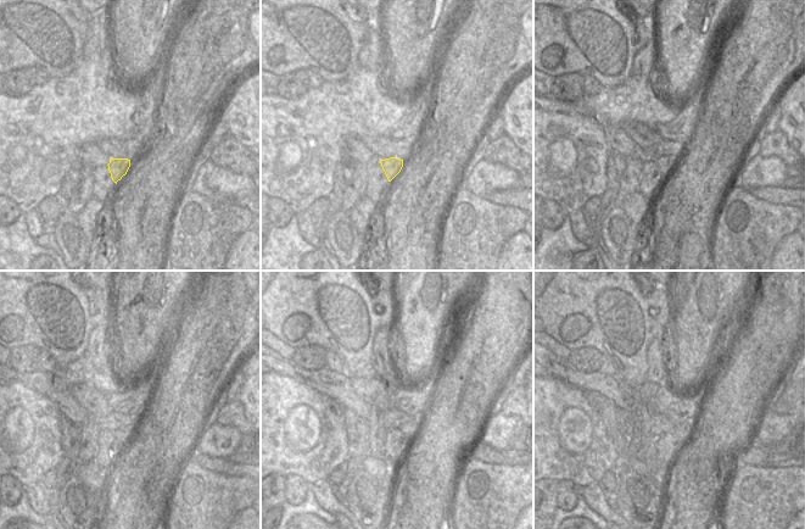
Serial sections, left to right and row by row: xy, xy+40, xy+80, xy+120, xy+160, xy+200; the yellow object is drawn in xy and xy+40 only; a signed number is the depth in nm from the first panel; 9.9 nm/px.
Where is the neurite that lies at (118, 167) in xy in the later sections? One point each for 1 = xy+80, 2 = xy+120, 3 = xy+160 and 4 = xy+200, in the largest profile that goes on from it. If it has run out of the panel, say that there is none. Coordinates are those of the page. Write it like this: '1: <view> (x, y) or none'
1: xy+80 (666, 163)
2: xy+120 (135, 428)
3: xy+160 (412, 428)
4: xy+200 (683, 430)

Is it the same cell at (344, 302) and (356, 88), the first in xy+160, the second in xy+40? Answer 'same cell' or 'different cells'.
different cells

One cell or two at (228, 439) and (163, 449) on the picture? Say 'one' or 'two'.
two

